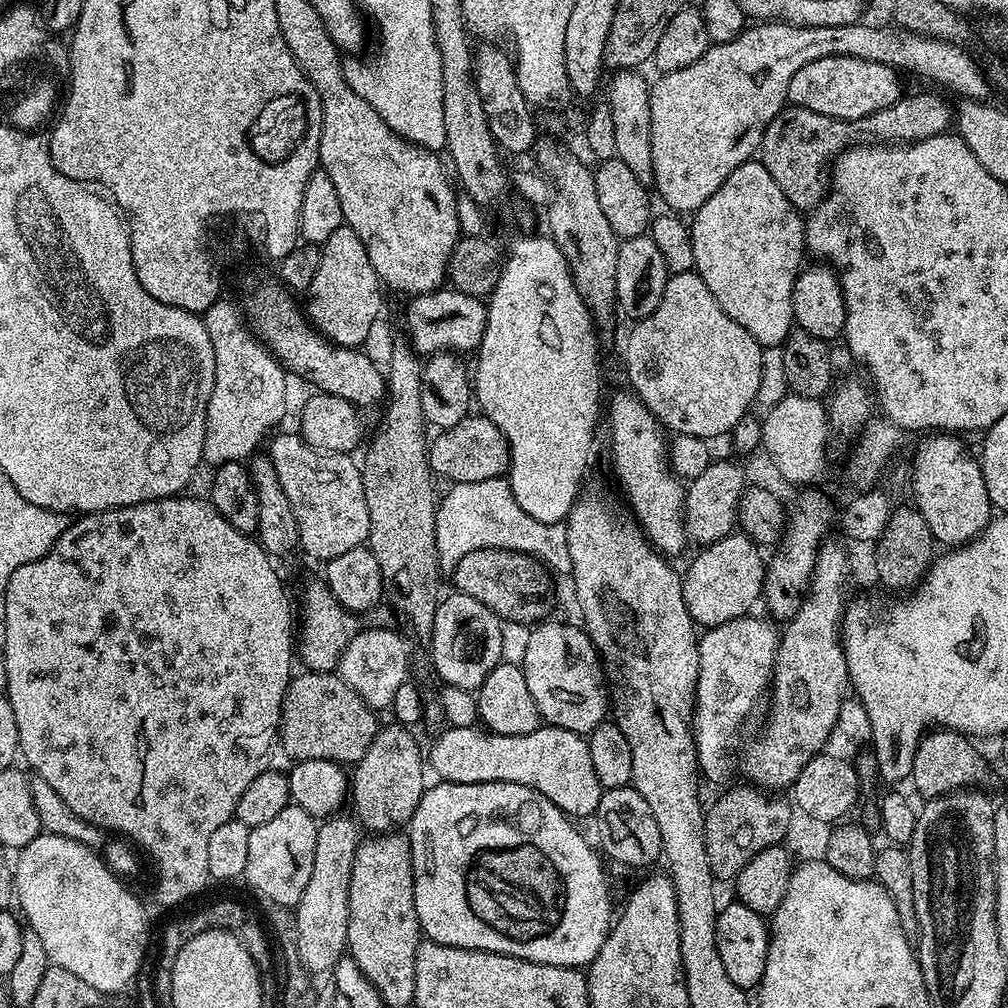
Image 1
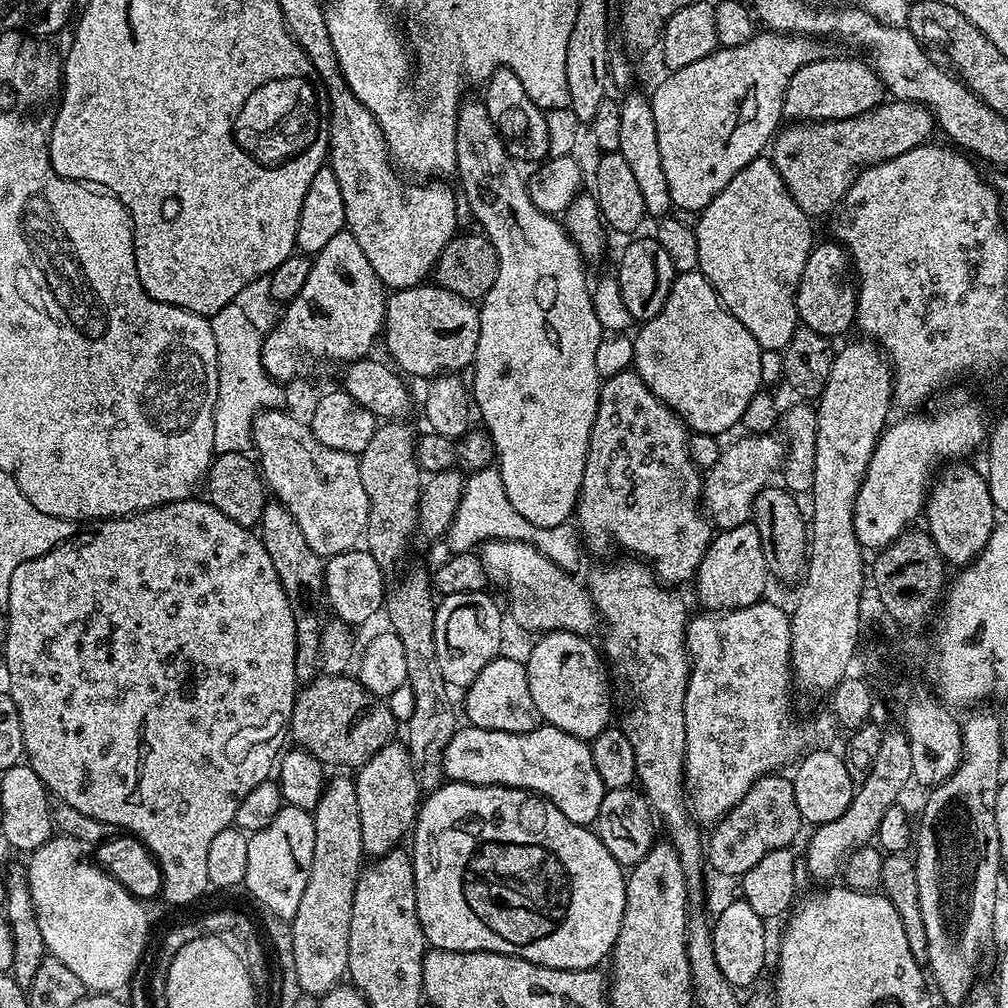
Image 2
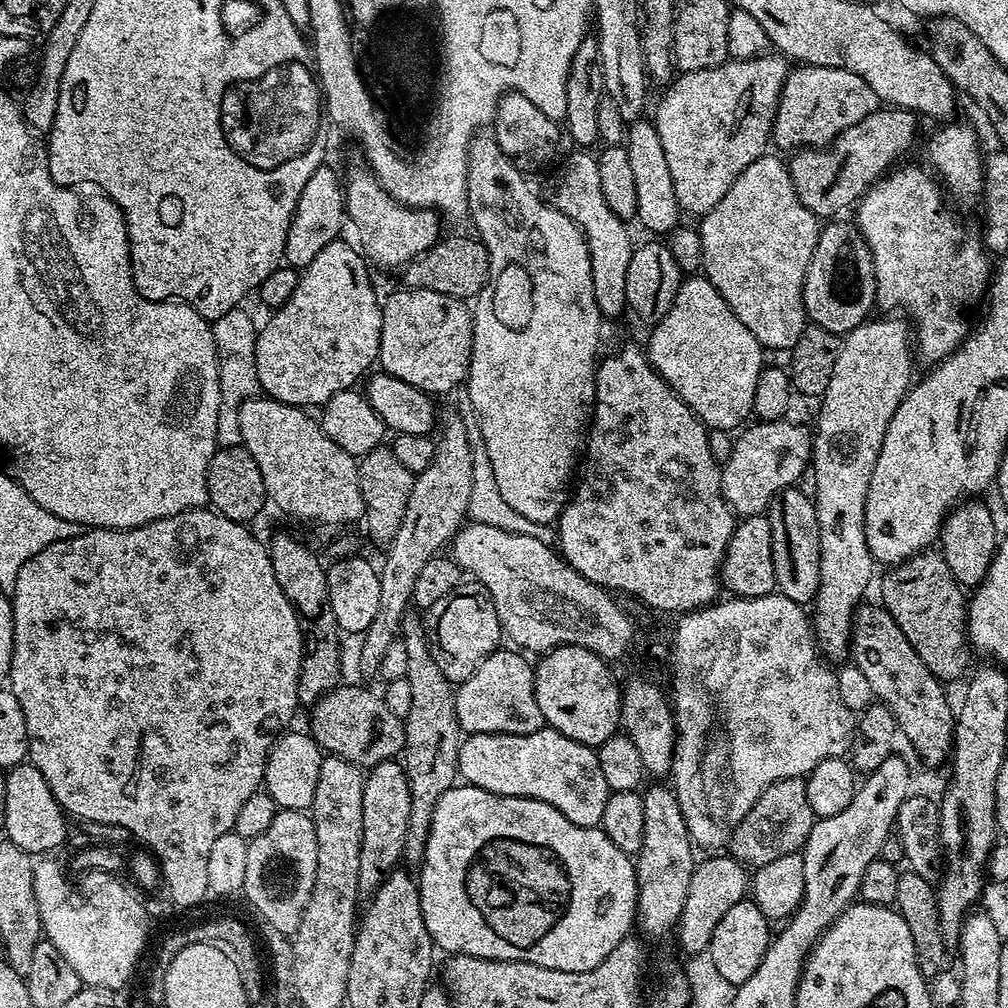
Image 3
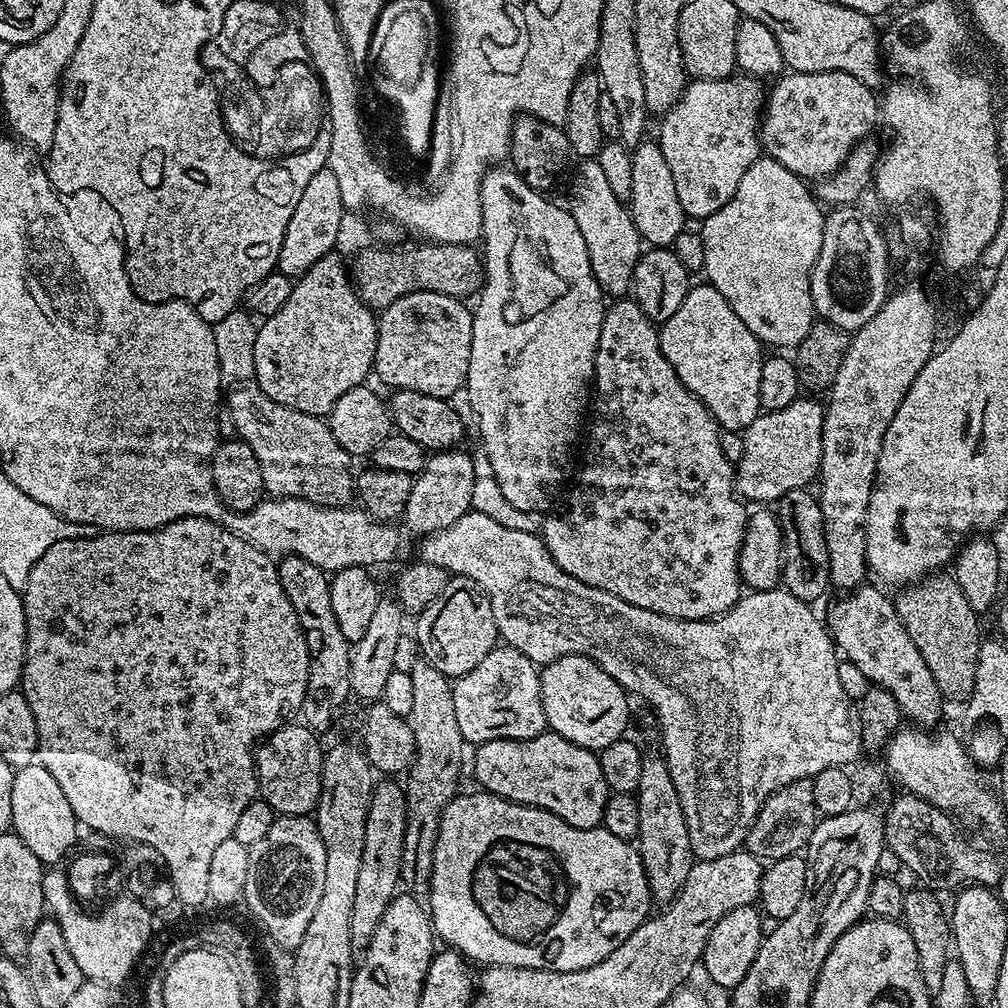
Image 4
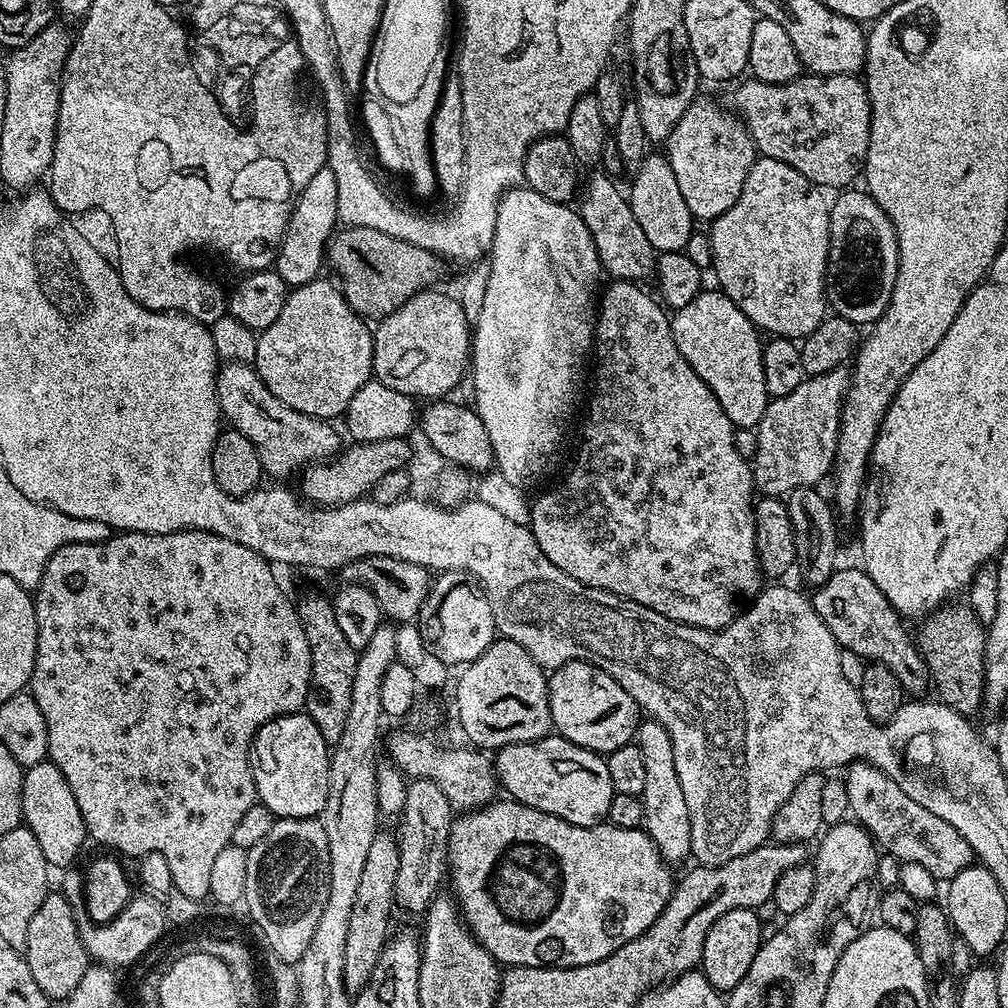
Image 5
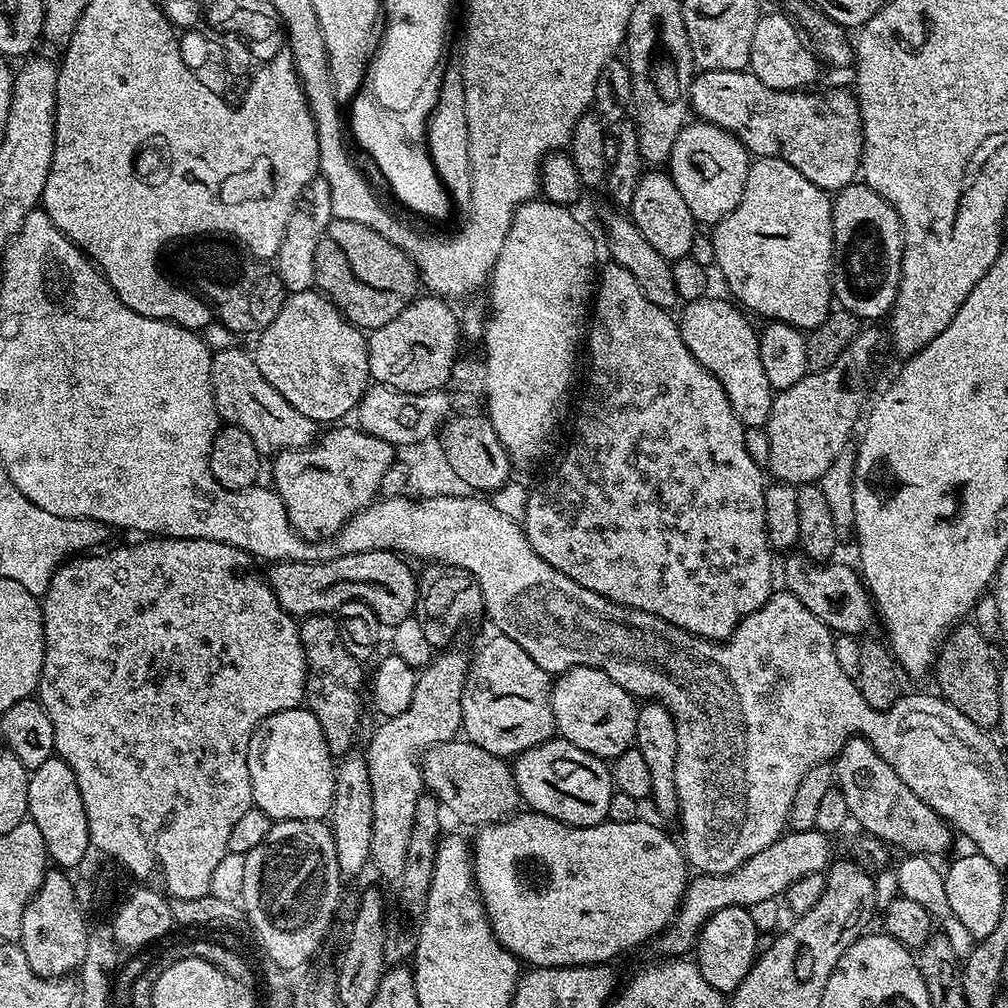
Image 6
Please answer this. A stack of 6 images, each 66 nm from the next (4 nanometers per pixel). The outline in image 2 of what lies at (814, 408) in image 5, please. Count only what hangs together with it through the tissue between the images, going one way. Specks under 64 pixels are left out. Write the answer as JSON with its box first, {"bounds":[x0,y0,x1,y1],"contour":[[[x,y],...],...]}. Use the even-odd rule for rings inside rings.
{"bounds":[702,434,786,529],"contour":[[[744,434],[741,440],[721,451],[712,468],[703,473],[704,494],[702,507],[717,529],[747,524],[752,518],[752,507],[763,488],[769,487],[772,475],[781,471],[786,460],[786,444],[776,434]]]}

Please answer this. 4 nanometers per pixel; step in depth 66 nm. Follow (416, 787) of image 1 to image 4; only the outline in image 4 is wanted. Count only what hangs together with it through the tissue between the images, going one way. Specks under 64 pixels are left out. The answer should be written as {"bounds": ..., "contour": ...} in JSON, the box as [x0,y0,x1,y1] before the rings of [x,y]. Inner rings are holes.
{"bounds":[350,778,406,950],"contour":[[[384,778],[381,784],[379,781],[373,787],[370,810],[366,814],[366,838],[362,842],[362,866],[358,866],[358,882],[354,889],[354,914],[350,914],[352,947],[356,950],[367,948],[378,922],[382,920],[382,914],[386,912],[386,906],[398,895],[398,889],[402,884],[400,859],[402,858],[402,842],[406,834],[406,798],[403,787],[392,780],[395,779]]]}

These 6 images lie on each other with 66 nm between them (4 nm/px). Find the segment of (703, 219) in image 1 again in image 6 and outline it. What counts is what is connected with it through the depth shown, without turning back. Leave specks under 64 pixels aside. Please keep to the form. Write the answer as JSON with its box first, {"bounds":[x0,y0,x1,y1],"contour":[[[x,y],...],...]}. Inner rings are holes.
{"bounds":[710,156,834,330],"contour":[[[758,156],[749,163],[742,202],[738,202],[736,209],[717,222],[710,232],[714,242],[715,271],[720,271],[725,286],[732,291],[731,299],[741,309],[757,312],[765,316],[765,321],[789,324],[801,330],[811,330],[826,322],[828,313],[834,308],[832,201],[833,197],[823,188],[814,186],[810,178],[802,178],[794,166],[778,158]]]}

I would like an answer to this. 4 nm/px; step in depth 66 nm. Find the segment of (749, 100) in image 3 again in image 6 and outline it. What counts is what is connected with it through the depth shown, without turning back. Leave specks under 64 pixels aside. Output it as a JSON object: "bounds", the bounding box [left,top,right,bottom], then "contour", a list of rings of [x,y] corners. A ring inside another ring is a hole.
{"bounds":[666,119,750,226],"contour":[[[697,119],[696,124],[692,123],[685,123],[684,129],[678,134],[678,142],[674,142],[666,168],[697,225],[714,226],[730,215],[738,202],[742,202],[750,153],[737,136],[718,125],[707,124],[701,119]]]}

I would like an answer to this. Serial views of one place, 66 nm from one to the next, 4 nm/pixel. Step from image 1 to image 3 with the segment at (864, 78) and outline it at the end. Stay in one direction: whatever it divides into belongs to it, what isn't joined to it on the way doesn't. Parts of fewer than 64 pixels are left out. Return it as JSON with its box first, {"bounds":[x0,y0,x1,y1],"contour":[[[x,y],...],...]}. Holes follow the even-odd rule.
{"bounds":[771,66,881,150],"contour":[[[826,66],[793,67],[782,86],[771,143],[791,150],[825,147],[850,126],[862,122],[866,114],[876,111],[881,104],[864,79],[858,74],[850,74],[850,70]]]}

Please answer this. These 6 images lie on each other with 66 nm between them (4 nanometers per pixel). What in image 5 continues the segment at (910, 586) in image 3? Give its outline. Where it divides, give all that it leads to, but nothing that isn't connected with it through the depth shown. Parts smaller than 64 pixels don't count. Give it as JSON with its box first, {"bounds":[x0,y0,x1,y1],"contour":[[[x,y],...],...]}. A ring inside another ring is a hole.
{"bounds":[918,602,985,717],"contour":[[[948,602],[928,613],[919,621],[918,647],[924,660],[930,684],[936,687],[935,695],[949,704],[955,712],[971,717],[982,708],[984,699],[984,634],[985,625],[980,623],[972,609],[963,603]]]}

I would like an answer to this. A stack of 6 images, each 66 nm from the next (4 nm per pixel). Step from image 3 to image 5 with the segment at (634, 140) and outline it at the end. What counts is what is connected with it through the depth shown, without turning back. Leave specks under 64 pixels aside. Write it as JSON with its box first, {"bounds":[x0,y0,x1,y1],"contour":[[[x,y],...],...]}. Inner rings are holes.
{"bounds":[627,155,694,253],"contour":[[[645,155],[642,166],[638,166],[638,170],[631,177],[632,192],[627,193],[628,205],[634,210],[638,226],[642,226],[650,246],[657,253],[683,252],[690,234],[694,231],[694,218],[690,214],[690,206],[686,206],[686,198],[682,198],[682,190],[678,190],[678,178],[674,178],[674,170],[667,155],[652,155]]]}

